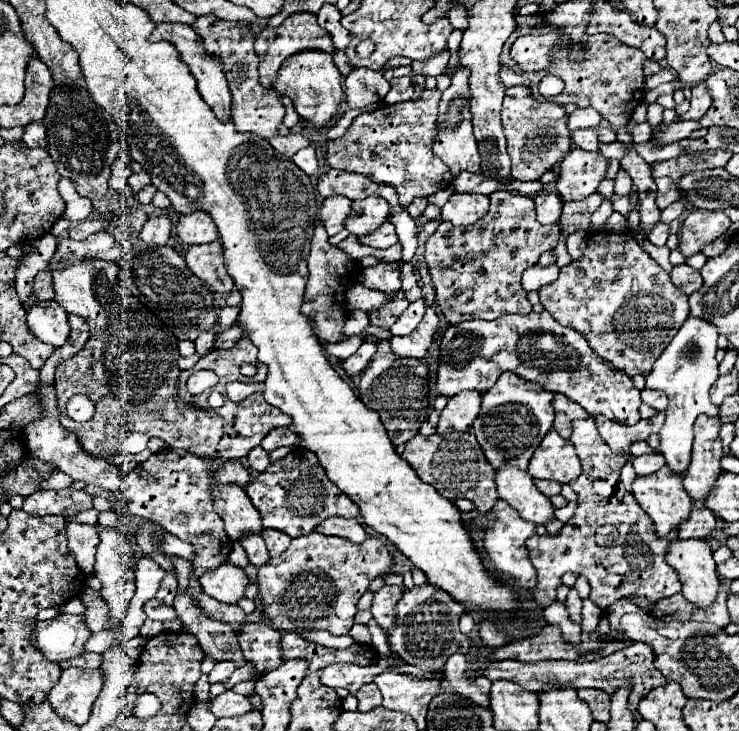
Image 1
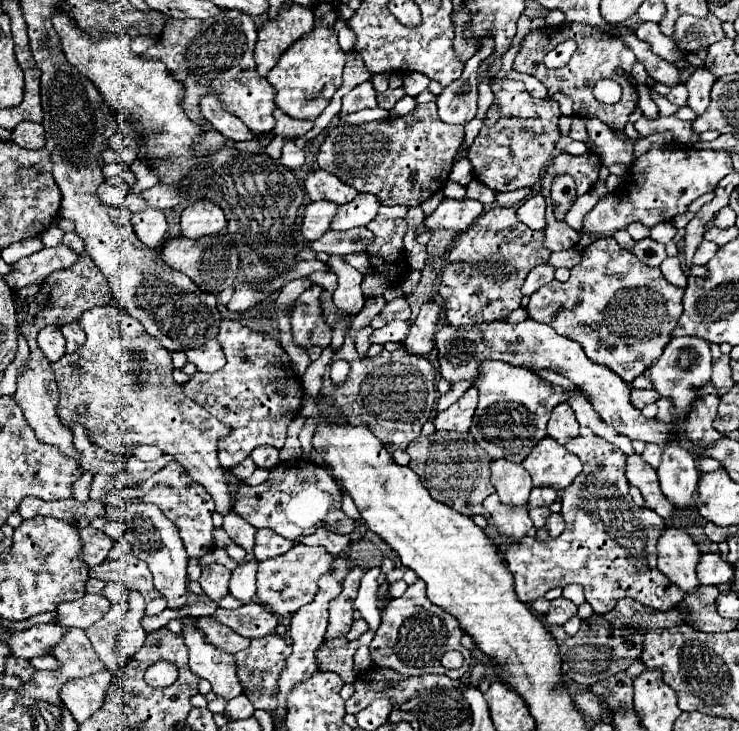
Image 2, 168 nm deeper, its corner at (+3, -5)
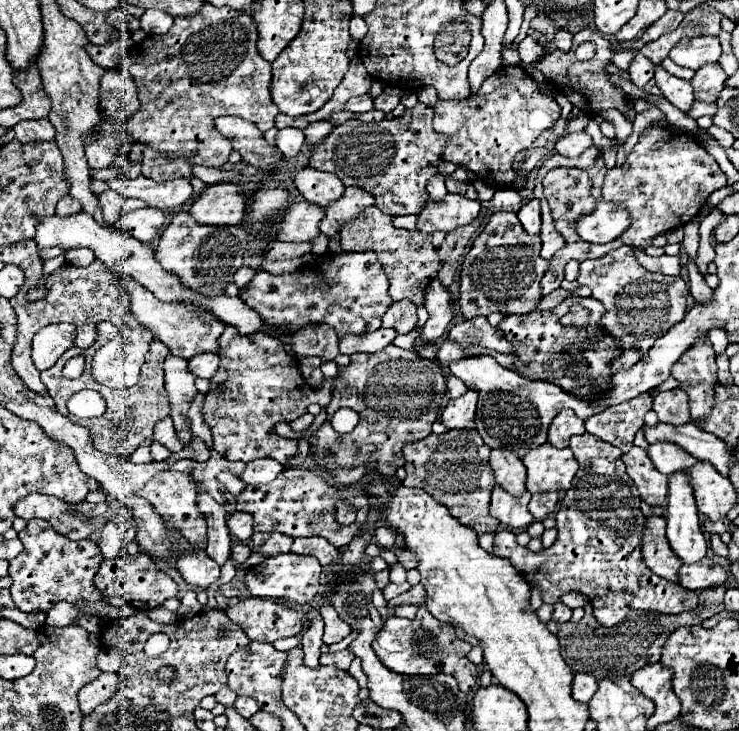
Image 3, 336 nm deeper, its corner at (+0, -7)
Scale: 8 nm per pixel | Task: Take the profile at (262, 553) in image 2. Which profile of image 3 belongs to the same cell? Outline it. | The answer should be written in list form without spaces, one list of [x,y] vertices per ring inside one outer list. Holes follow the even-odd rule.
[[[270,531],[270,533],[254,533],[252,535],[252,547],[254,551],[262,553],[264,557],[274,557],[278,553],[288,553],[292,547],[292,537],[278,533],[278,531]]]

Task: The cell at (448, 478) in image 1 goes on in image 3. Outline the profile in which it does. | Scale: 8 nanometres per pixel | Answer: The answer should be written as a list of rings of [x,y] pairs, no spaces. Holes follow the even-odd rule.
[[[476,429],[470,431],[448,431],[444,435],[428,435],[422,441],[416,441],[402,451],[406,459],[406,479],[402,485],[418,487],[430,493],[440,505],[444,505],[454,519],[462,525],[468,525],[476,531],[476,535],[496,533],[500,521],[488,513],[490,491],[496,481],[488,463],[490,447],[480,439]]]

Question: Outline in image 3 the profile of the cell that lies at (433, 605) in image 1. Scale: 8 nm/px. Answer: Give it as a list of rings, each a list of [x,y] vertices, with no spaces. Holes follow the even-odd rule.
[[[418,583],[414,585],[410,591],[406,591],[404,595],[392,599],[392,607],[398,607],[402,603],[412,603],[418,605],[418,613],[414,619],[400,619],[392,613],[388,613],[384,627],[378,631],[376,639],[372,641],[372,647],[378,655],[378,659],[396,673],[404,673],[404,675],[434,675],[434,673],[448,673],[452,677],[456,677],[460,691],[468,693],[476,681],[478,681],[478,671],[476,665],[470,663],[466,659],[466,653],[472,649],[468,643],[464,643],[462,639],[458,639],[454,635],[454,627],[448,623],[440,623],[436,617],[428,615],[426,607],[424,607],[424,599],[426,599],[426,591],[424,585]]]

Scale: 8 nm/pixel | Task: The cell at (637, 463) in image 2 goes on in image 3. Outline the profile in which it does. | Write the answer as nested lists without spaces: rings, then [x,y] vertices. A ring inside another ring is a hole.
[[[632,447],[632,451],[622,453],[622,461],[626,465],[626,473],[640,491],[640,499],[652,507],[664,505],[668,493],[668,475],[652,467],[648,453],[640,447]]]

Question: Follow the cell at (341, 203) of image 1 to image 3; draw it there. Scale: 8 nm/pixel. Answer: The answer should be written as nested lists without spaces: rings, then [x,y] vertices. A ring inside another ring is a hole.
[[[308,201],[302,203],[292,203],[286,213],[284,219],[278,225],[278,233],[276,233],[276,241],[310,241],[316,235],[320,235],[318,223],[324,217],[324,209],[320,205],[312,205]]]

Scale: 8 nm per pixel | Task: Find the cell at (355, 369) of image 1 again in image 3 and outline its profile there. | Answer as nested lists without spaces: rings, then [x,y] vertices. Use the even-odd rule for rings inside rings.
[[[356,251],[342,255],[320,255],[288,275],[270,275],[258,271],[254,279],[240,289],[240,299],[256,309],[270,325],[304,327],[308,323],[326,323],[338,337],[346,333],[376,331],[382,315],[392,305],[388,295],[388,275],[380,267],[374,251]]]

